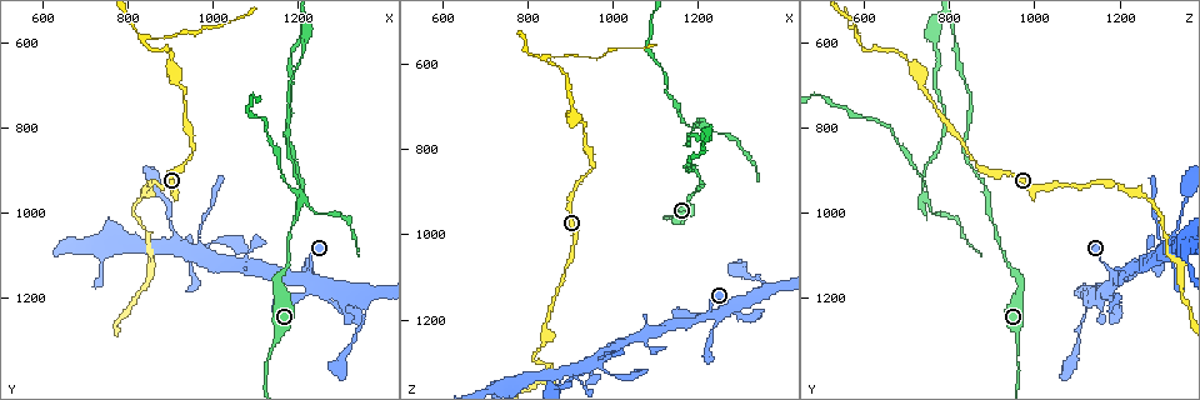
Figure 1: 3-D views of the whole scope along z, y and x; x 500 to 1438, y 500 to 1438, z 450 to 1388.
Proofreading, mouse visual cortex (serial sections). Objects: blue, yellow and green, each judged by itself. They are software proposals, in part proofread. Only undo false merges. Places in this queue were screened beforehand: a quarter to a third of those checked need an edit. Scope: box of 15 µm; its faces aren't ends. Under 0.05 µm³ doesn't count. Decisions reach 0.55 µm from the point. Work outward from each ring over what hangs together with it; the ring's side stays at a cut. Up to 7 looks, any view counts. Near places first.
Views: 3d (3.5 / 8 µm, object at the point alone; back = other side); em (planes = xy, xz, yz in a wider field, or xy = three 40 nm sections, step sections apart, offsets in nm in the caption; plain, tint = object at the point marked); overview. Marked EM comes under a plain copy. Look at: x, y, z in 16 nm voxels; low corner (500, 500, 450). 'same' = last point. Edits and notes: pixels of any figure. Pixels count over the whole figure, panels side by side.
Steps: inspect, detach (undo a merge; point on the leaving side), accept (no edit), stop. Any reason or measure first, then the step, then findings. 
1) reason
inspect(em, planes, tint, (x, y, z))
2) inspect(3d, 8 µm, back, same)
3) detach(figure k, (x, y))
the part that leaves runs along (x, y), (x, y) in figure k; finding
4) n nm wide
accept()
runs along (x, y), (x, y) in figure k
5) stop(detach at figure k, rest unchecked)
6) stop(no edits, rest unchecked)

thin arm on a thick one
inspect(3d, 8 µm, (1230, 1155, 1185))

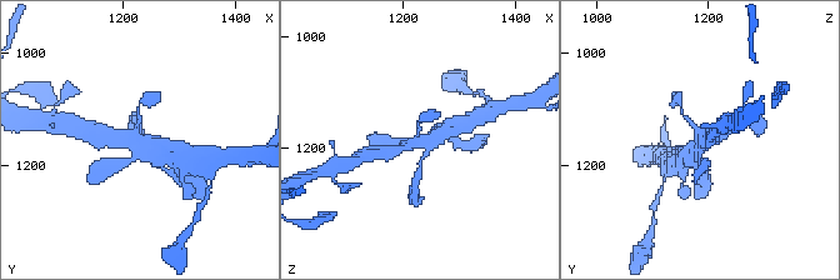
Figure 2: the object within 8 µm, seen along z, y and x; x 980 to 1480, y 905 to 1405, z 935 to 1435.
inspect(em, xy, step 2, tint, (1230, 1160, 1190))

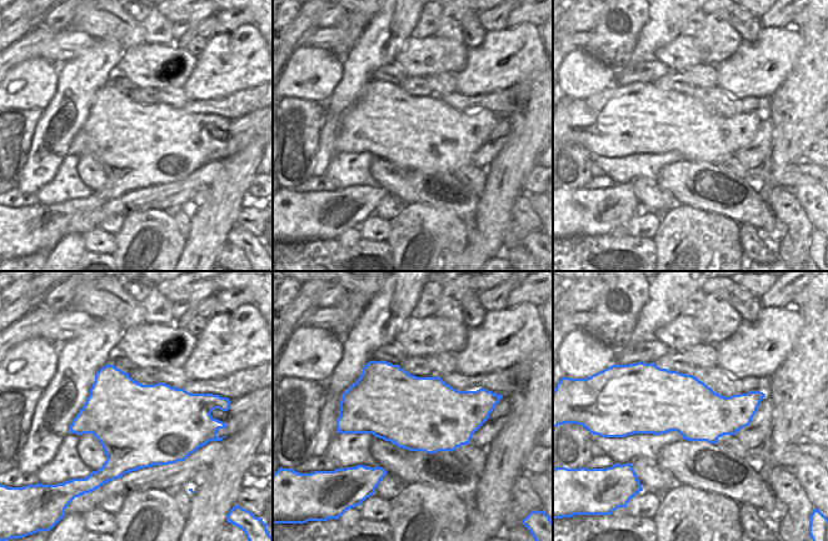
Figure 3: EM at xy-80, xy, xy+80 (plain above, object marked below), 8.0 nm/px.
600 nm wide
accept()
runs along (138, 115), (135, 135), (170, 156) in figure 2; one cell here

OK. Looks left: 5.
sudden change in width
inspect(em, xy, step 1, tint, (1355, 1230, 1120))

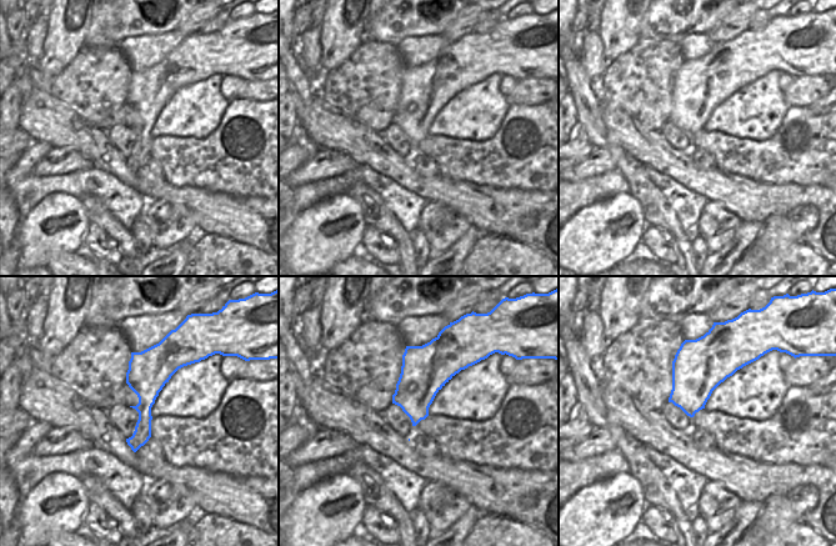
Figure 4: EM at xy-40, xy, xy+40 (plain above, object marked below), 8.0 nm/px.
inspect(3d, 3.5 µm, same)

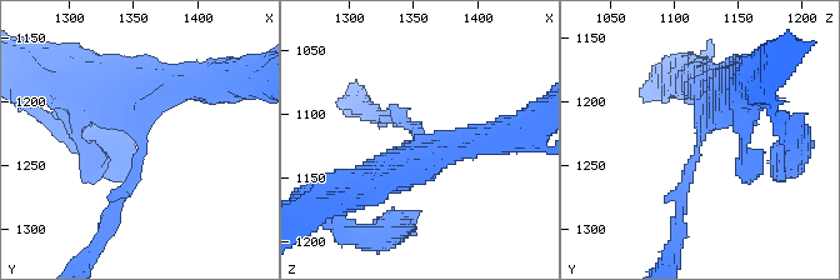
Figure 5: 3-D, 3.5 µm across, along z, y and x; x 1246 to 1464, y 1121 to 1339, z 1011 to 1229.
arms of 200, 400 nm
accept()
runs along (736, 98), (704, 121), (679, 221) in figure 5; all the same cell

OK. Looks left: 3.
a fork
inspect(3d, 3.5 µm, back, (915, 1065, 1325))

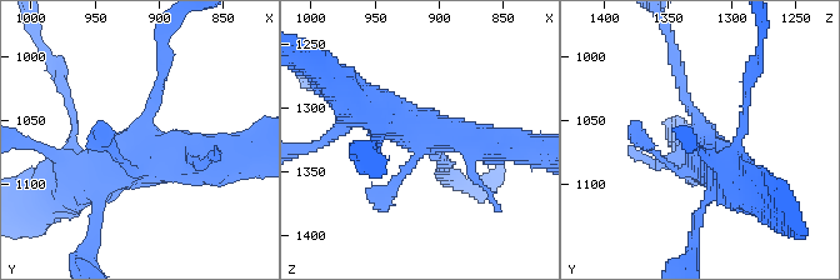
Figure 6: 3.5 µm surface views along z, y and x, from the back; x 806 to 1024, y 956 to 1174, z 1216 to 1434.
inspect(em, xy, step 5, tint, (908, 1066, 1322))

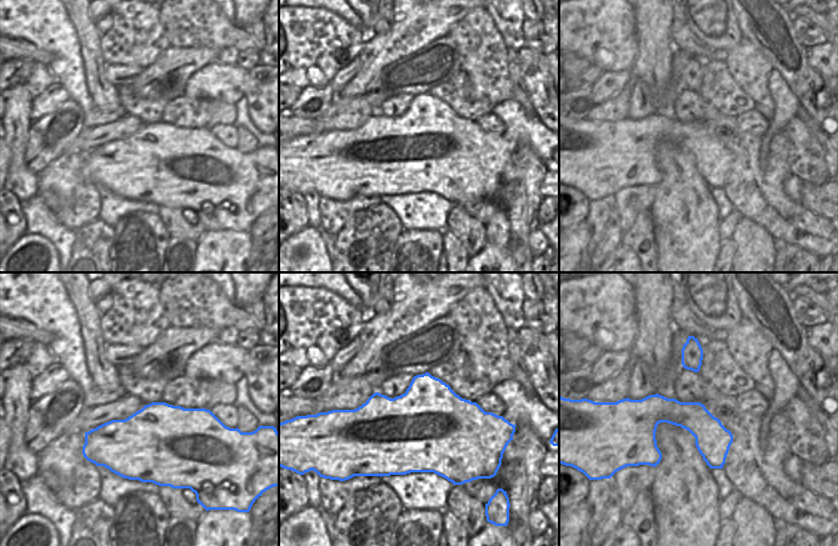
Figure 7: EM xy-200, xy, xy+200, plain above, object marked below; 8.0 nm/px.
700 nm wide
accept()
runs along (358, 103), (415, 129), (515, 148) in figure 6; one cell here

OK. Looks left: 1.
stop(no edits, rest unchecked)

